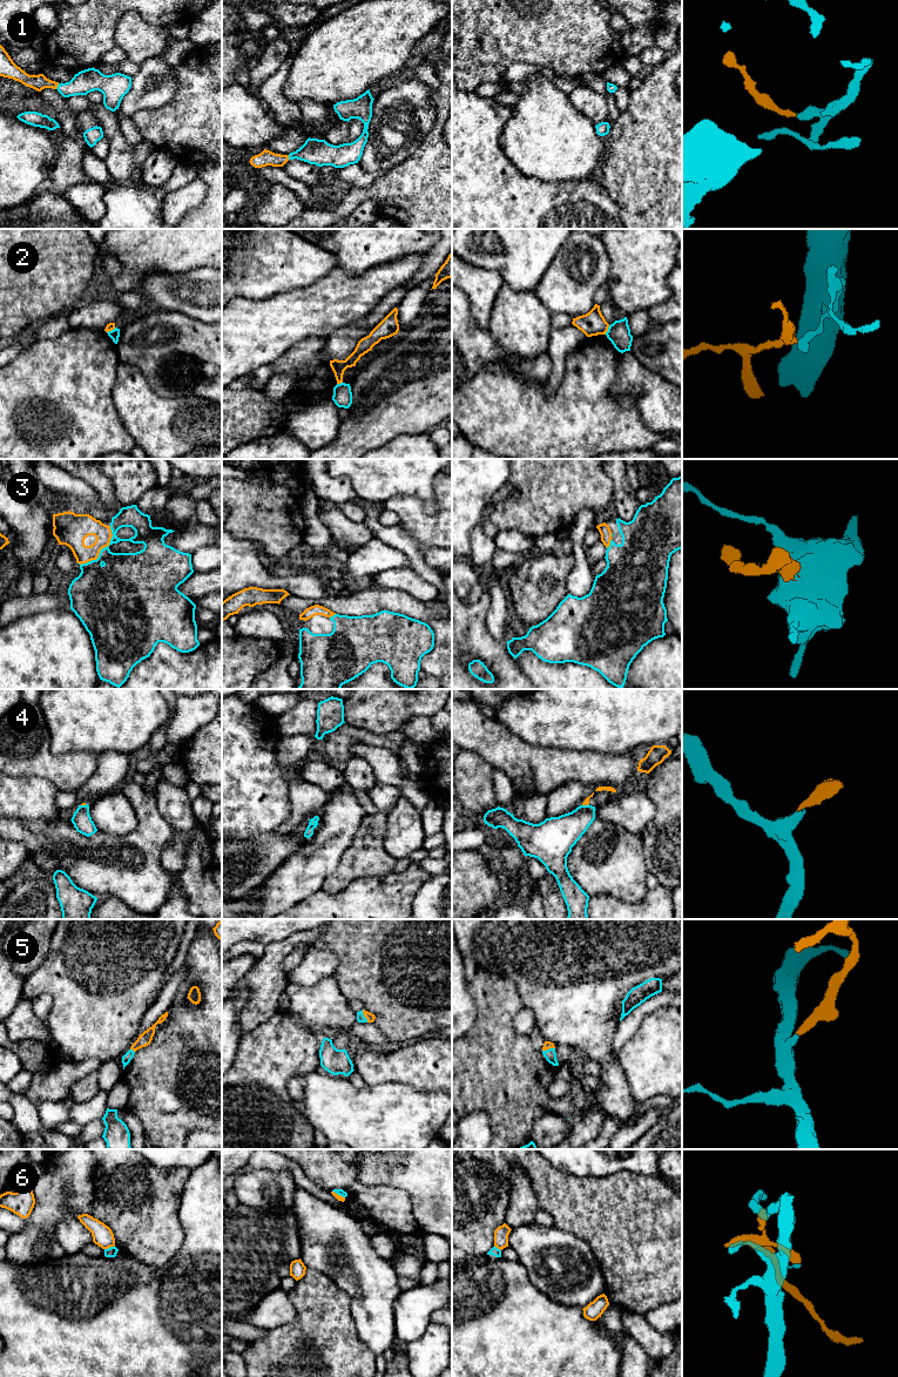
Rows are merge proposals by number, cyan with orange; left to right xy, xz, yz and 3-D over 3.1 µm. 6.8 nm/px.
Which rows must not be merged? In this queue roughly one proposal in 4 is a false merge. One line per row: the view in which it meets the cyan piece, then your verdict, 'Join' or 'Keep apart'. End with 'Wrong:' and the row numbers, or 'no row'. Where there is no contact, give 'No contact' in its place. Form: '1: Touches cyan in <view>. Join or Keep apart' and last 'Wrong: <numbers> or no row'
1: Touches cyan in xy. Join
2: Touches cyan in yz. Keep apart
3: Touches cyan in xy. Join
4: Touches cyan in yz. Join
5: Touches cyan in xz. Join
6: Touches cyan in xy. Keep apart
Wrong: 2, 6

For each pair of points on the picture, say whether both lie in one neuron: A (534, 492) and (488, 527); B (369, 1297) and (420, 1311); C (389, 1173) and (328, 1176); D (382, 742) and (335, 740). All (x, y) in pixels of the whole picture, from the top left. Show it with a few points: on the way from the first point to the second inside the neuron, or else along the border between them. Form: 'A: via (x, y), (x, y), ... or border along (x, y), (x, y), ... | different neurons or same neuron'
A: border along (490, 520), (499, 530) | different neurons
B: border along (400, 1291), (393, 1304), (395, 1331) | different neurons
C: border along (344, 1161), (363, 1183), (383, 1185) | different neurons
D: via (370, 740), (365, 737), (346, 737) | same neuron

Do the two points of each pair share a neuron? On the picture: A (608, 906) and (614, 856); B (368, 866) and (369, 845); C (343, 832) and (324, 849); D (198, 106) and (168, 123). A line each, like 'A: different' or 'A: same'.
A: different
B: same
C: same
D: same

